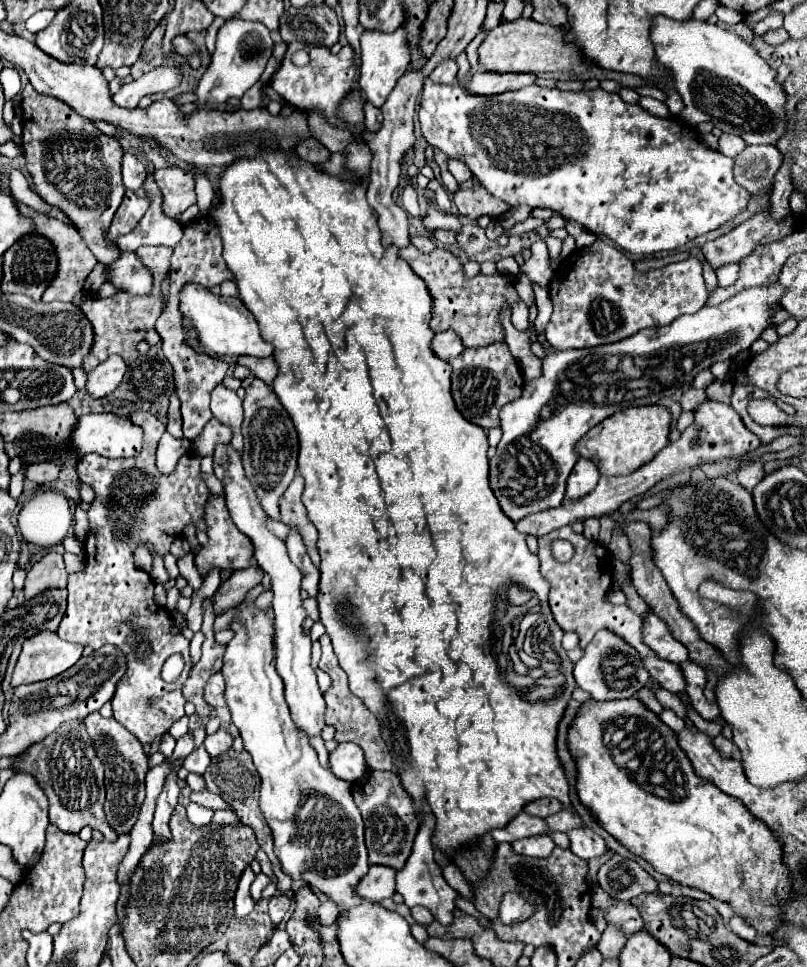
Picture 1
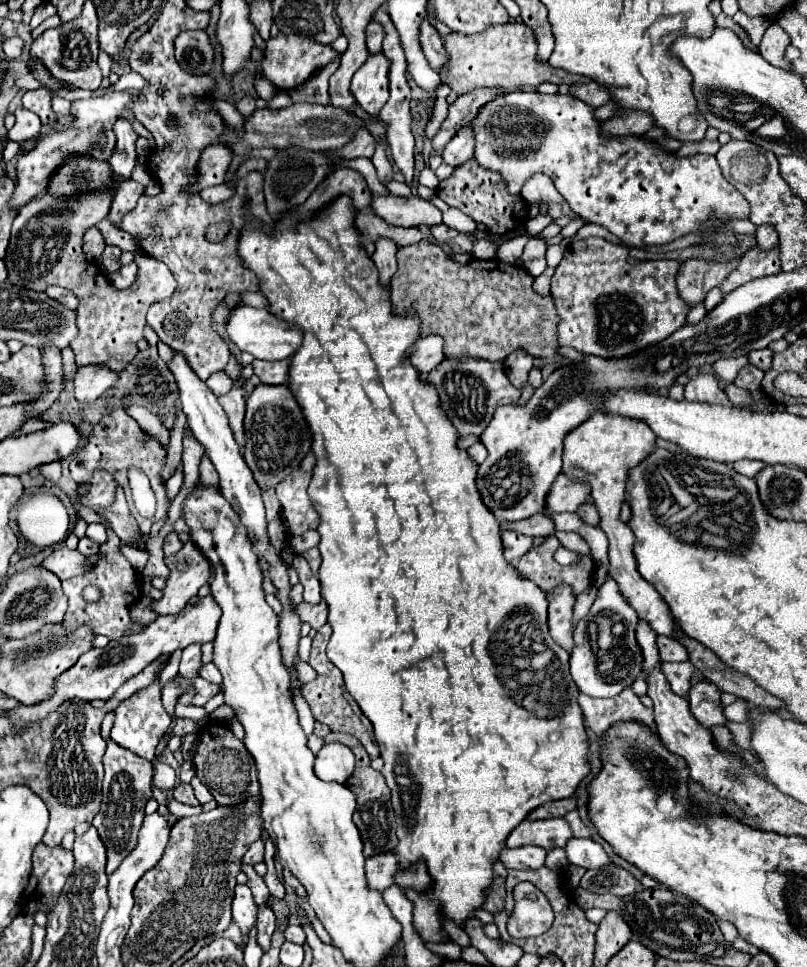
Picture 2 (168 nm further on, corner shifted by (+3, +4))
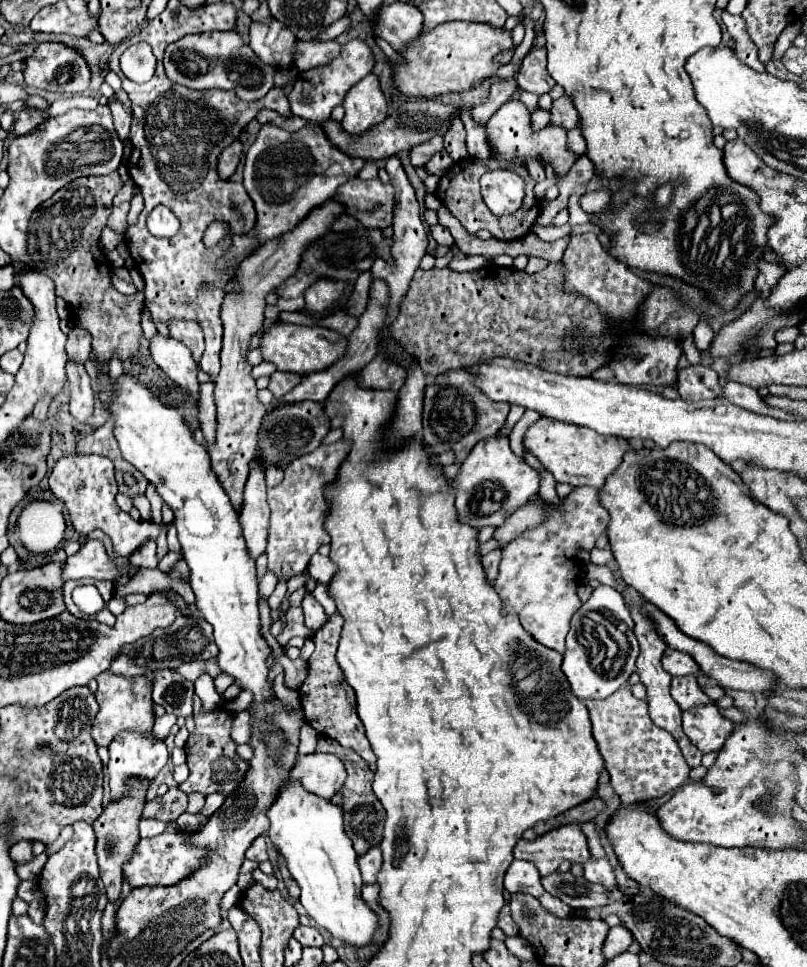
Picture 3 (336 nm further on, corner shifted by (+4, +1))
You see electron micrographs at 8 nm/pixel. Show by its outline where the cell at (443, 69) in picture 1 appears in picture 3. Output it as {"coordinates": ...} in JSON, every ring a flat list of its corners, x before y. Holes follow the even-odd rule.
{"coordinates":[[394,1,380,7,378,17,372,21,376,35,386,39,396,51,404,51,408,43,414,43,424,31,424,17,408,3]]}

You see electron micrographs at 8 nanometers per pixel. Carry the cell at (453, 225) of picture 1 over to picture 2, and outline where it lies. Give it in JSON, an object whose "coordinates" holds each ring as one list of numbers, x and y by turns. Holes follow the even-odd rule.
{"coordinates":[[371,194,371,208,375,216,393,226,435,226,441,224,441,212,419,196,375,196]]}

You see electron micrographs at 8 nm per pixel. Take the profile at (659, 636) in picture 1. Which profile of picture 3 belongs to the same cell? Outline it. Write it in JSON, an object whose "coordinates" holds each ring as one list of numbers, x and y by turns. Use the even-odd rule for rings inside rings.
{"coordinates":[[668,647,662,655,662,667,670,673,670,675,694,675,698,673,698,665,696,661,682,651,676,651,672,647]]}

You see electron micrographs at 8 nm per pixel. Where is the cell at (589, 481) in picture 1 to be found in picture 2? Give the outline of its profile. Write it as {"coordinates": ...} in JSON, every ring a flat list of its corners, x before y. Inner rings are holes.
{"coordinates":[[557,476,557,480,551,484,547,498,545,498,545,510,547,514,557,512,577,512,577,508,589,498,589,488,585,484,573,484,567,476]]}

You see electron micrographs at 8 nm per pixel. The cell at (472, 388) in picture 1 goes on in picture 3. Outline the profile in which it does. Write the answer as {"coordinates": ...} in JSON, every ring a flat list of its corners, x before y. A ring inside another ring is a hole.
{"coordinates":[[466,369,446,371,444,375,434,377,424,389,424,415,422,415,422,439,428,451,442,453,446,447,456,451,456,461,462,463,472,447,484,439,496,435,510,411,508,403,492,403,482,391,472,387,472,375]]}

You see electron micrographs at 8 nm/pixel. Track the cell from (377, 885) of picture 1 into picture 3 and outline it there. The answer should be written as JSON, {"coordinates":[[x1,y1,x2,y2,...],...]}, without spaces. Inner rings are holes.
{"coordinates":[[372,847,366,855,360,857,358,861,360,865,360,871,362,871,362,879,364,883,376,883,376,875,380,873,380,867,382,867,382,851,378,847]]}

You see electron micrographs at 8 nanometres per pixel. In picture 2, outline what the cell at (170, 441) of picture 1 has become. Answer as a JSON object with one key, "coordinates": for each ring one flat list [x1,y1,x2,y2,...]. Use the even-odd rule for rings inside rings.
{"coordinates":[[175,470,175,474,167,480,167,498,169,498,169,502,173,502,173,498,179,494,179,490,181,490,181,484,183,484,183,472,181,470]]}

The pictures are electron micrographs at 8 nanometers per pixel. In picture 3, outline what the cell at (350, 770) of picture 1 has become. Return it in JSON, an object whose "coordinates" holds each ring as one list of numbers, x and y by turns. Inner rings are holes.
{"coordinates":[[312,753,296,759,292,769,292,779,300,779,304,789,316,793,318,797,330,799,340,791,346,779,344,763,332,753]]}

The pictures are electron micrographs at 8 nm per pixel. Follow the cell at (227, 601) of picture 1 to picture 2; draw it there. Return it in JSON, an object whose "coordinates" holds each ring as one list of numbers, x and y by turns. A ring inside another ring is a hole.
{"coordinates":[[205,596,205,598,199,598,193,606,187,604,185,610,181,610,177,616,159,616,153,624,149,624,139,634,109,642,105,648,93,648,93,650,85,652,67,674,61,674,61,678,57,680,57,690,51,700,45,700,37,706,21,704,9,712,9,718,13,720,17,730,21,730,29,722,45,718,53,708,57,708,57,704,61,704,67,698,79,698,79,700,87,700,87,702,97,700,97,698,109,700,119,686,123,686,129,678,139,674,147,664,151,664,159,656,171,656,175,650,183,650,189,644,211,642,215,636,215,630,217,630,219,616,221,616,221,610,217,608,217,604,213,604,213,600,209,600,209,596]]}

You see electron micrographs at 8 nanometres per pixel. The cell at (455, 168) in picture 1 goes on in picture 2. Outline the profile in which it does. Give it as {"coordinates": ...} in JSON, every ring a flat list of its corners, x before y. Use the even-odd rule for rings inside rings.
{"coordinates":[[465,124,457,136,445,146,443,150,443,160,445,164,449,166,457,166,457,164,463,164,465,160,471,160,473,158,473,150,475,150,475,140,473,140,473,130,469,124]]}

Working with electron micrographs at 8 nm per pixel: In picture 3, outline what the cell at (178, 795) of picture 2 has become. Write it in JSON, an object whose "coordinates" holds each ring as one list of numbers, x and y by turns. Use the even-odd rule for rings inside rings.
{"coordinates":[[174,787,174,789,168,789,166,795,156,797,154,801,148,801,142,815,168,823,168,821,176,821,182,813,186,813,186,807,188,807,188,795,178,787]]}

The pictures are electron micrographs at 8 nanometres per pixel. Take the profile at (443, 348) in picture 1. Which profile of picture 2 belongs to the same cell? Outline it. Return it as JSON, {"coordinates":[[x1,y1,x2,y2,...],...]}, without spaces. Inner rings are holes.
{"coordinates":[[427,336,415,342,407,350,407,358,421,374,429,374,437,364,445,360,443,356,443,340,439,336]]}

